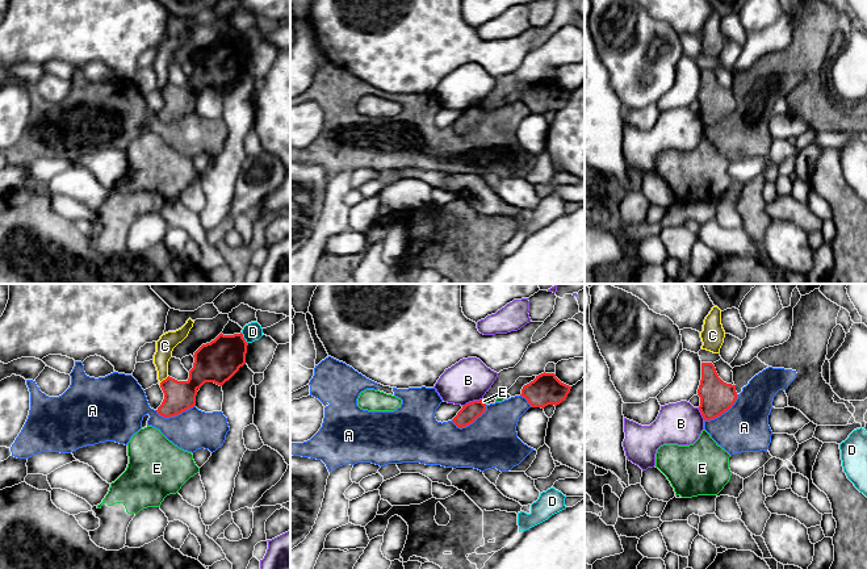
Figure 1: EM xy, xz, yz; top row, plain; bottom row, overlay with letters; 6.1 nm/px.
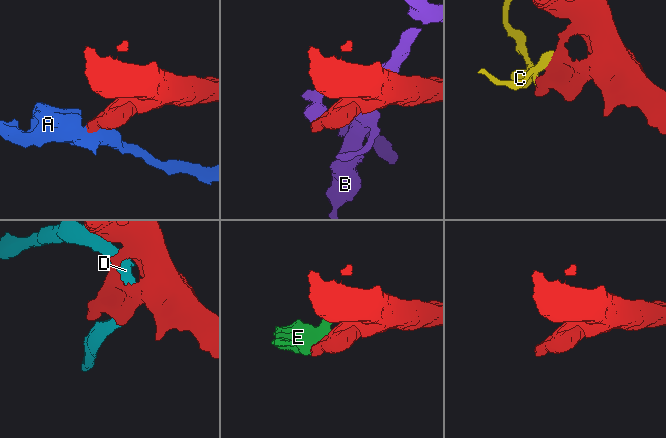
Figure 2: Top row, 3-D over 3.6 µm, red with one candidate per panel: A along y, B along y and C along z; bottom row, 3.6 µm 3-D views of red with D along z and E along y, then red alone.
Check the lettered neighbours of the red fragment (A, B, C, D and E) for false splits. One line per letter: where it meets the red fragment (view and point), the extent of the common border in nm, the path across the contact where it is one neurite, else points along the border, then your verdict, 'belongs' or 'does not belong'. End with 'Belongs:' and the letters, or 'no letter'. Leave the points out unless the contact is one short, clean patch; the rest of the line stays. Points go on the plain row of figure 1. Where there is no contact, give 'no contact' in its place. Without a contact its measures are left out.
A: xy (175, 120) | 260 nm | does not belong
B: xz (473, 107) | 130 nm | does not belong
C: xy (163, 86) | 80 nm | does not belong
D: xy (243, 44) | 80 nm | along xy (241, 38), (247, 49) | does not belong
E: xz (482, 108) | 40 nm | along xz (481, 105), (485, 109) | does not belong
Belongs: no letter

